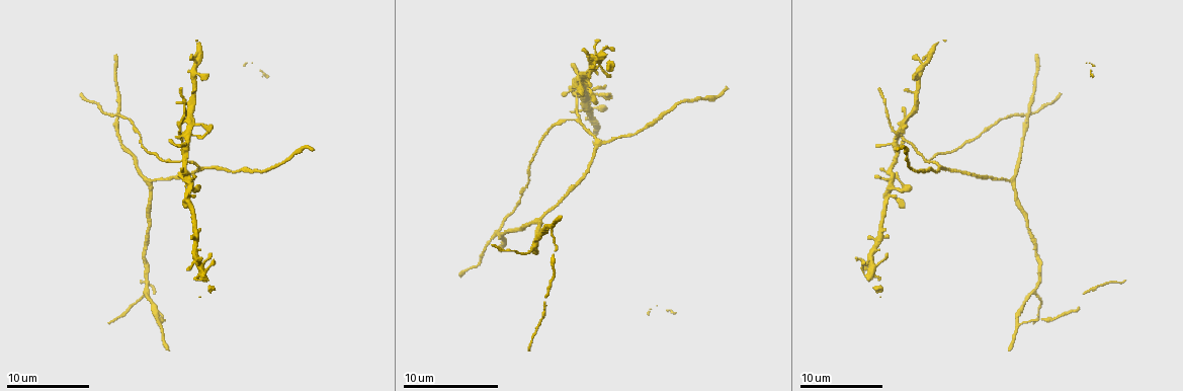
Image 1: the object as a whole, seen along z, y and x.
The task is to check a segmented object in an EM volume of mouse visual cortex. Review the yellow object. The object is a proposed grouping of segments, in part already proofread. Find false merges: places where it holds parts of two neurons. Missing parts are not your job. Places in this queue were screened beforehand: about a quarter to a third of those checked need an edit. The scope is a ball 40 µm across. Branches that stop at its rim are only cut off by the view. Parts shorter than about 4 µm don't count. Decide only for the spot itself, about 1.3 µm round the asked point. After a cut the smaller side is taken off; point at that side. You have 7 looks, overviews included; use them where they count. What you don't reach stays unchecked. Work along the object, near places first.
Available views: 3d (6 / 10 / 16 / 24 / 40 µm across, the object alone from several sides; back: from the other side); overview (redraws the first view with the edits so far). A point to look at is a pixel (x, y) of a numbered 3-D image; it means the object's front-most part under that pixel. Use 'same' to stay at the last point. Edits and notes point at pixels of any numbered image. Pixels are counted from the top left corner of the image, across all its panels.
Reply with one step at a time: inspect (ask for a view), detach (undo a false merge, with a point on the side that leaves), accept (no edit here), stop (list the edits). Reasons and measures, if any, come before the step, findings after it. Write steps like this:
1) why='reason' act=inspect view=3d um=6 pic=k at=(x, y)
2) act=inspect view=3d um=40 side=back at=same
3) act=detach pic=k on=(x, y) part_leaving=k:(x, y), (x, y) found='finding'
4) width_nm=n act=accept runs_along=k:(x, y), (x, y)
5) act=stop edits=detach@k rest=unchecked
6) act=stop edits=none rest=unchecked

why='four-way junction' act=inspect view=3d um=10 pic=1 at=(1025, 118)

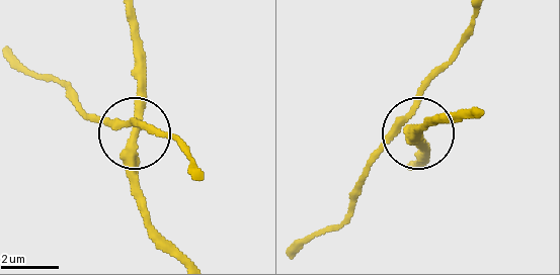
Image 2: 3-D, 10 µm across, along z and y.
arms=4 act=accept found='one neuron here'

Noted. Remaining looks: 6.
why='branch point' act=inspect view=3d um=10 pic=1 at=(148, 181)

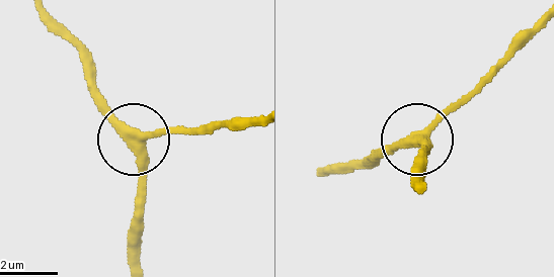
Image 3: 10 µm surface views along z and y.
act=accept runs_along=3:(478, 82), (420, 137), (427, 152) found='continuous, no second neuron'

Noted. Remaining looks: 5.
why='a fork' act=inspect view=3d um=10 pic=1 at=(145, 293)

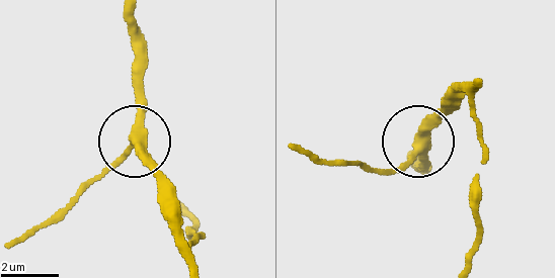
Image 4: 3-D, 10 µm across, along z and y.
width_nm=290 act=accept runs_along=4:(134, 18), (134, 138), (92, 182) found='continuous, no second neuron'

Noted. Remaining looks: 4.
act=stop edits=none rest=unchecked

